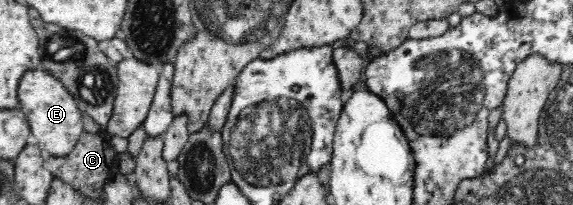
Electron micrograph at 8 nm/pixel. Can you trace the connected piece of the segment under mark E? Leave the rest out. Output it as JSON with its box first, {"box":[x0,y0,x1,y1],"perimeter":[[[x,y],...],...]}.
{"box":[19,70,84,157],"perimeter":[[[41,70],[27,72],[27,76],[23,76],[23,84],[19,84],[19,102],[41,150],[49,152],[51,157],[63,157],[75,148],[84,132],[83,113],[77,107],[73,95],[58,78]]]}

